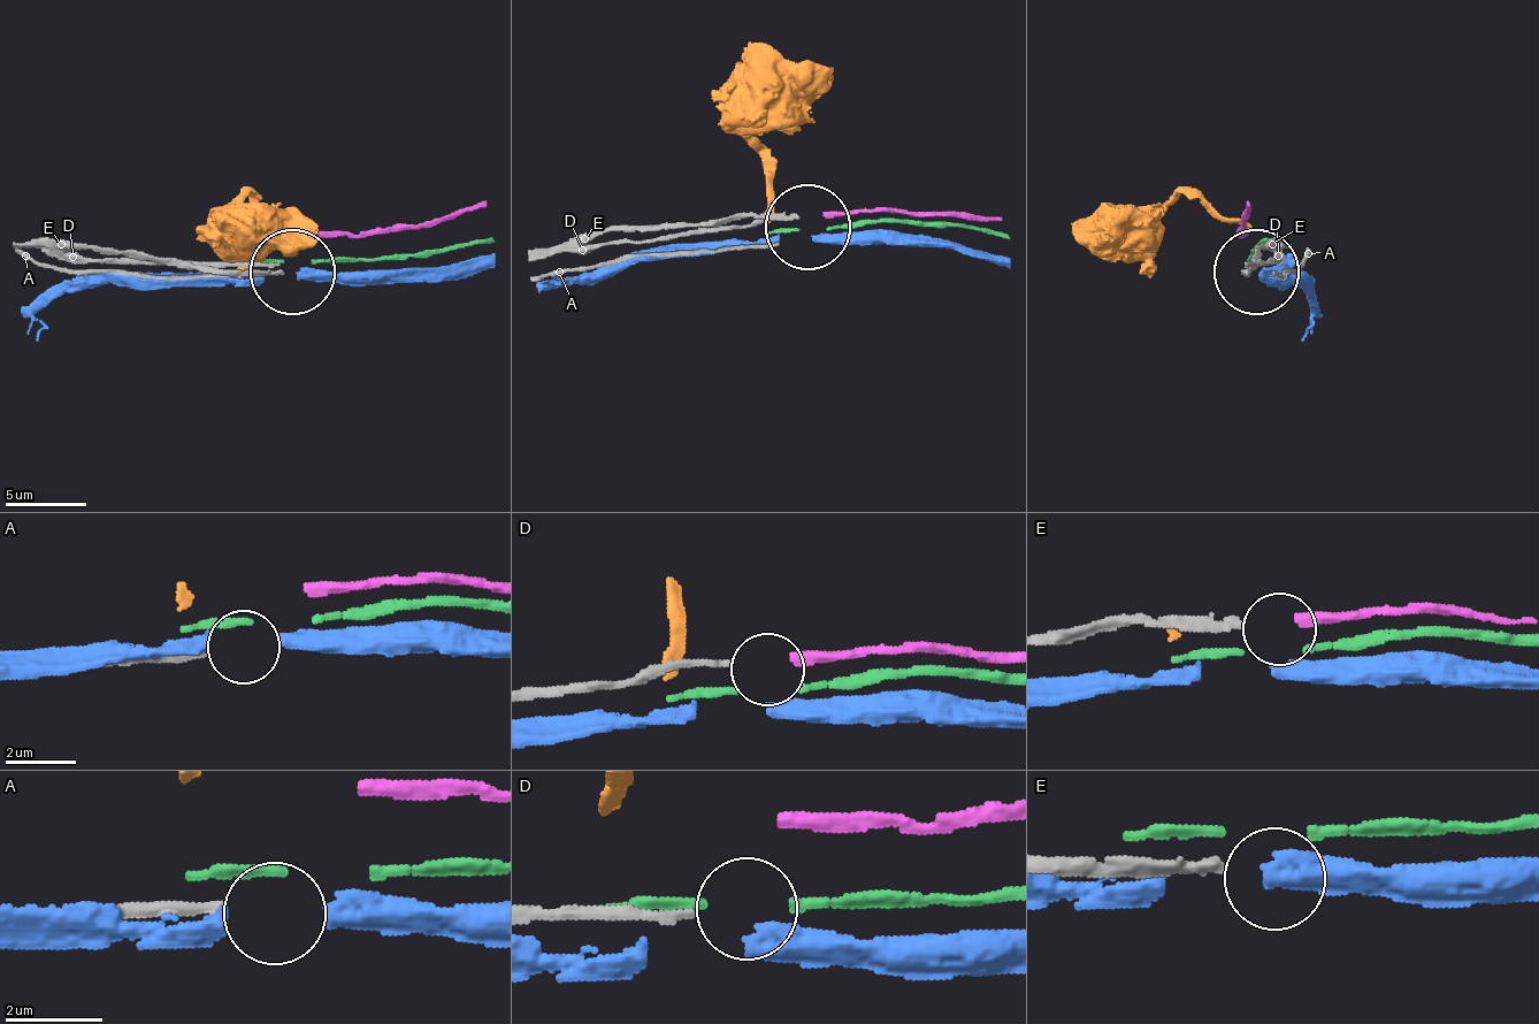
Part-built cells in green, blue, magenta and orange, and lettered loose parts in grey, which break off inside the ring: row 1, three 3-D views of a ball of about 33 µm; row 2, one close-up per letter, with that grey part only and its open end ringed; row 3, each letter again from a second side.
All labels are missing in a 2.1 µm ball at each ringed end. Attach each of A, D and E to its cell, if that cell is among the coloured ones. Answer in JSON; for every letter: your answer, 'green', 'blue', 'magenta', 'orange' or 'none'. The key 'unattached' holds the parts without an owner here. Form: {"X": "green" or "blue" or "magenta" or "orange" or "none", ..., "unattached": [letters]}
{"A": "none", "D": "none", "E": "none", "unattached": ["A", "D", "E"]}

